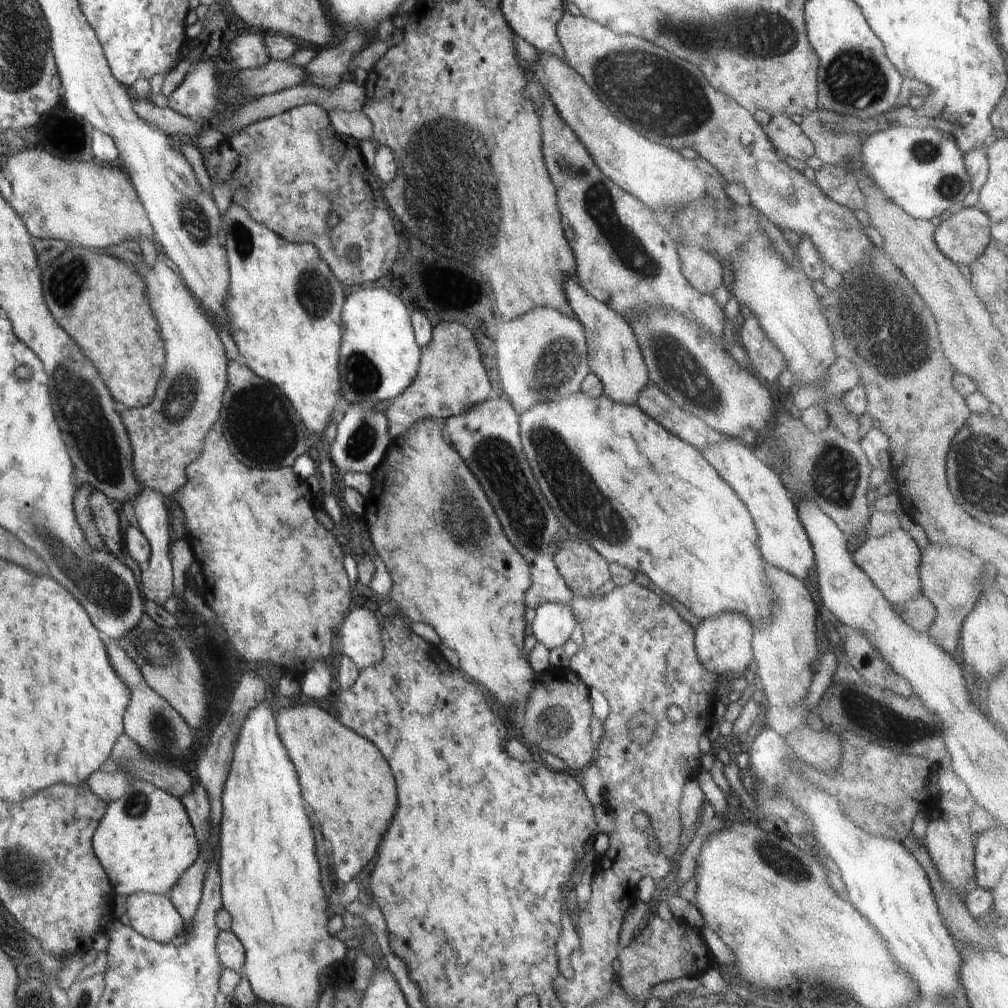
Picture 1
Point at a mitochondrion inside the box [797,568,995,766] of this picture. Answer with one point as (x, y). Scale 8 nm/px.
(863, 710)

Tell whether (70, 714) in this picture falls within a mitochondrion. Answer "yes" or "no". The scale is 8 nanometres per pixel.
no

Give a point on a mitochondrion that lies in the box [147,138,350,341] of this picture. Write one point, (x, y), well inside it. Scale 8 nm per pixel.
(315, 294)

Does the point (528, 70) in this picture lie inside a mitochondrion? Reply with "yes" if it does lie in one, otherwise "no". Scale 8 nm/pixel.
no

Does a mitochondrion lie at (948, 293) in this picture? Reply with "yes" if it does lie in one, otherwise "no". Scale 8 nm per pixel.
yes

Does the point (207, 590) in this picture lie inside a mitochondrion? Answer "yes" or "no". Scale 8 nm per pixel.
no

